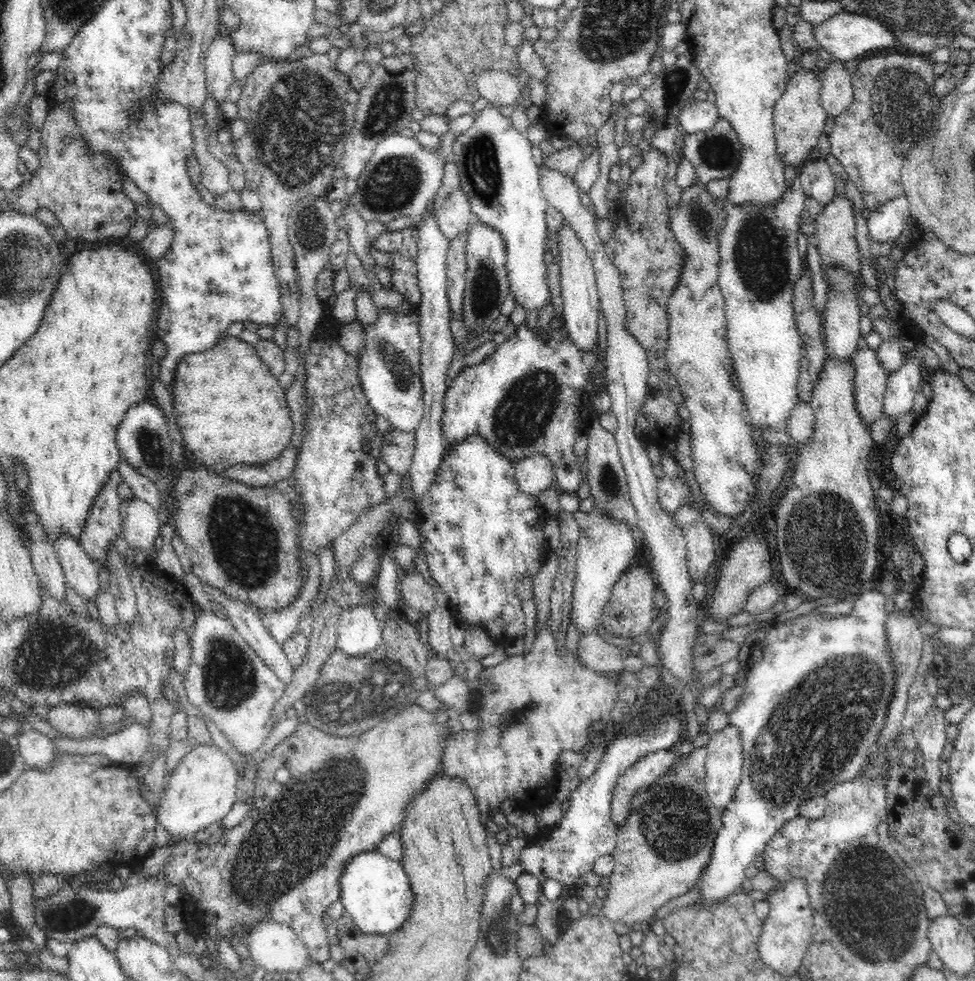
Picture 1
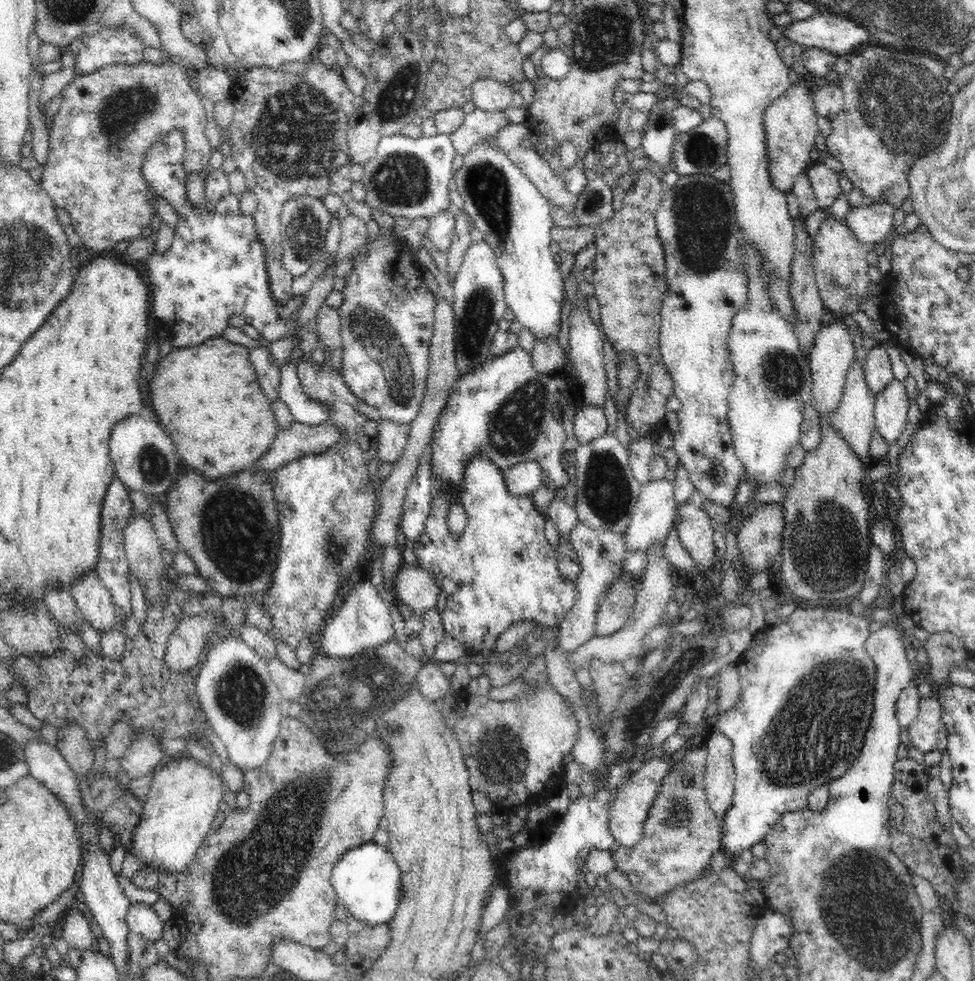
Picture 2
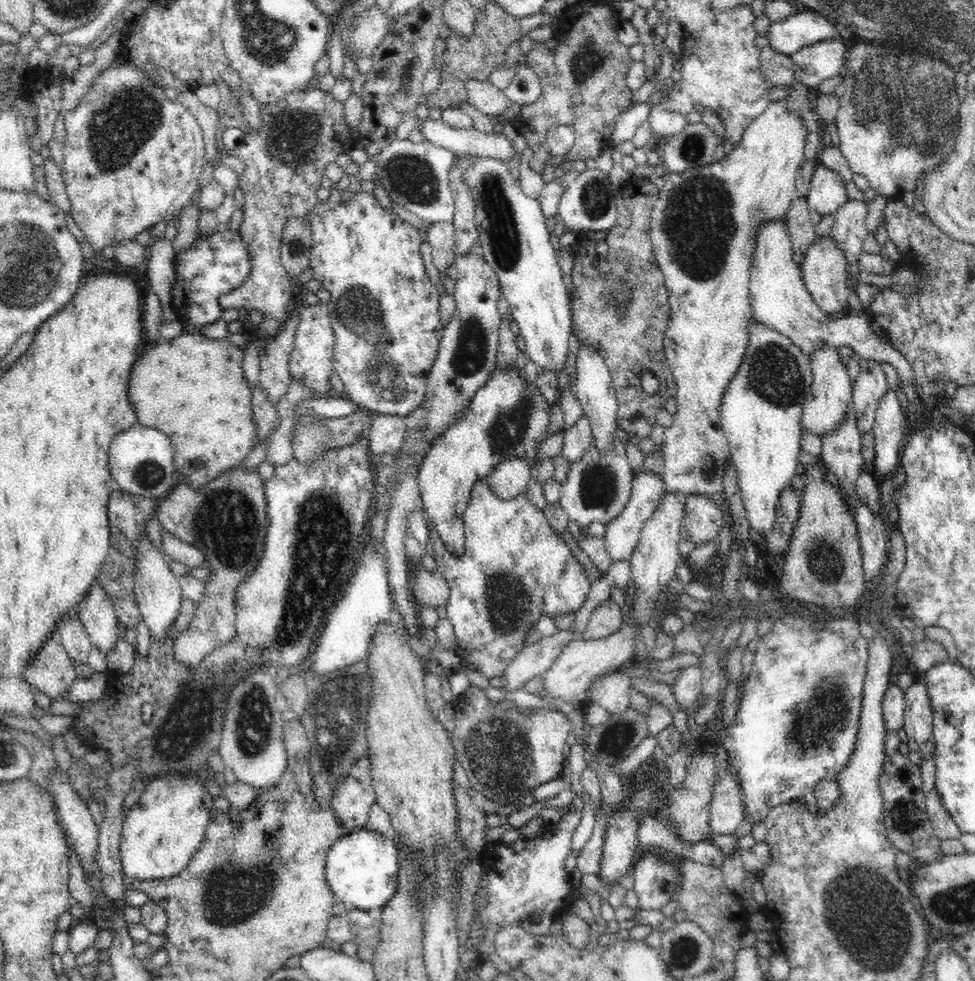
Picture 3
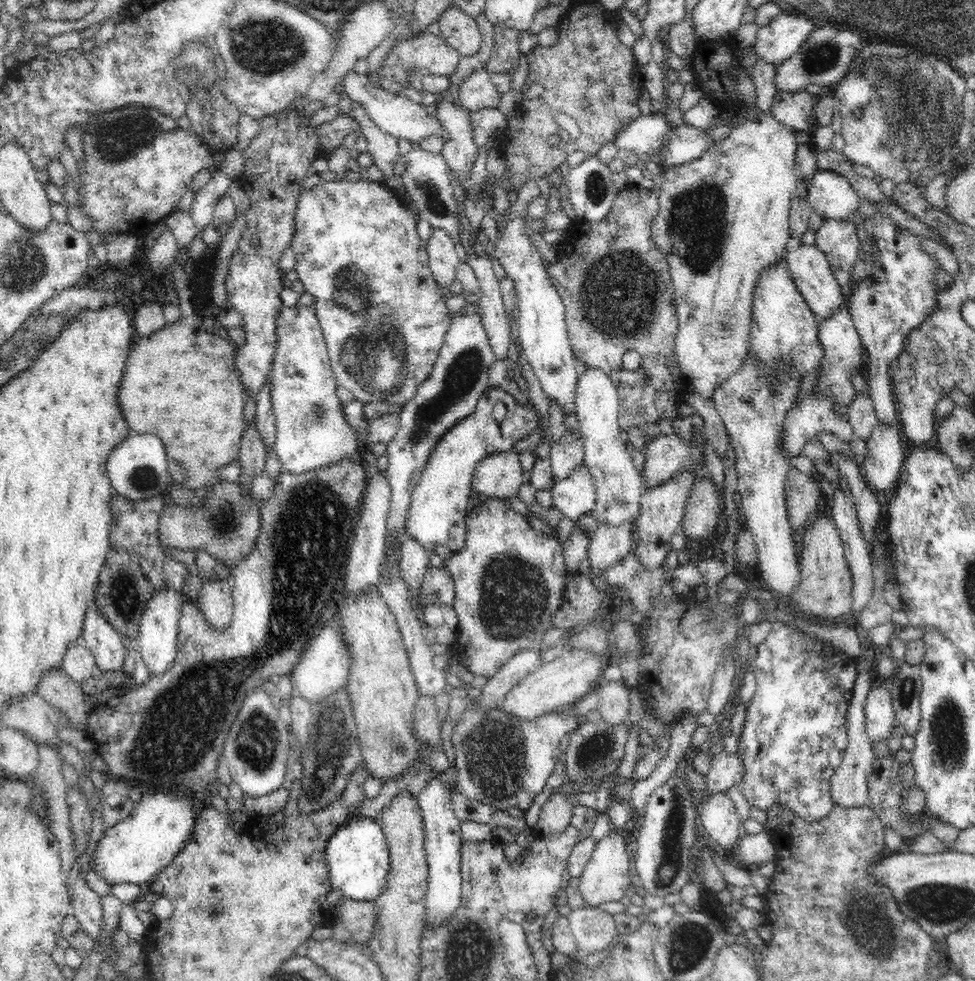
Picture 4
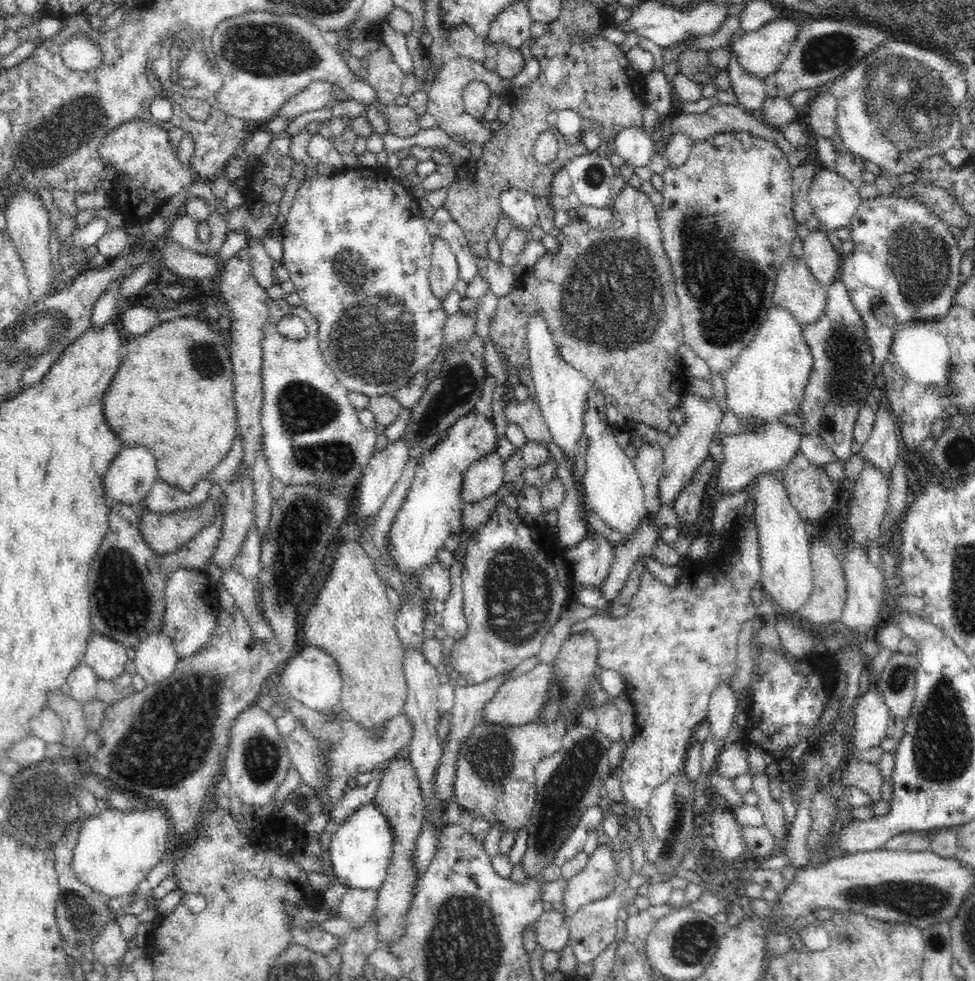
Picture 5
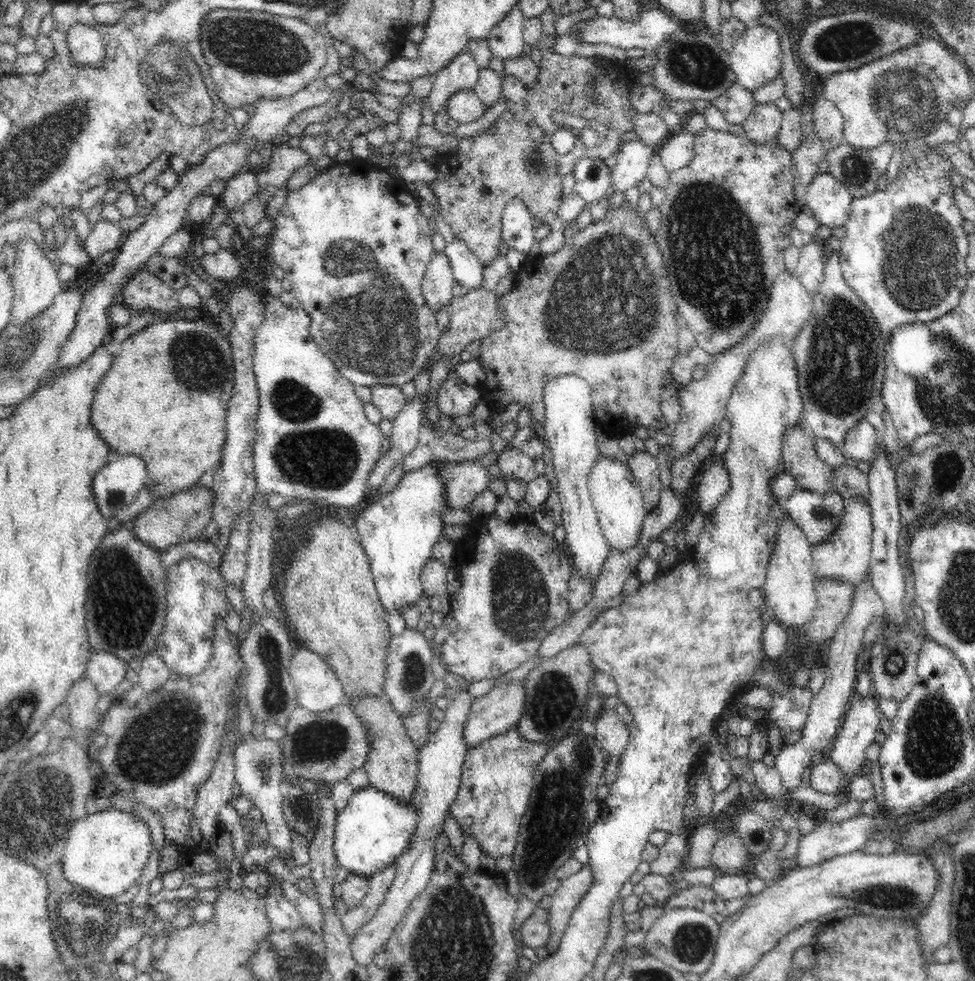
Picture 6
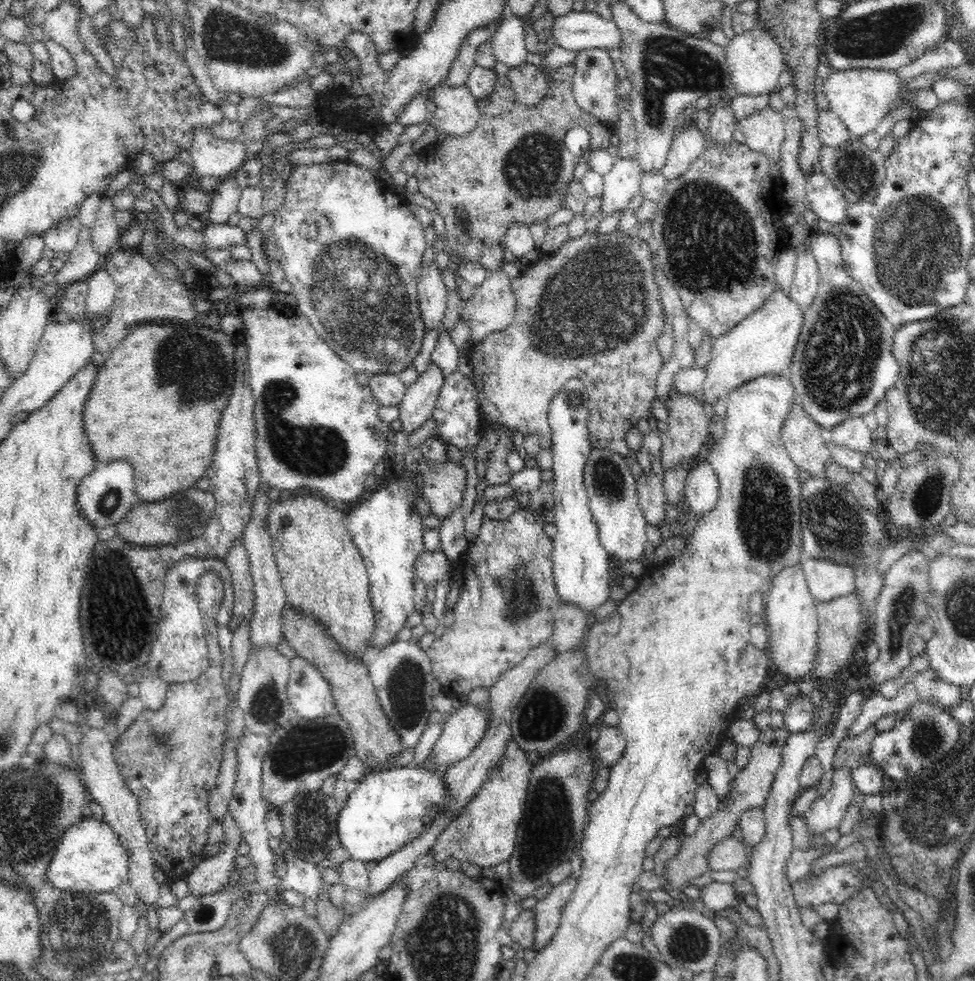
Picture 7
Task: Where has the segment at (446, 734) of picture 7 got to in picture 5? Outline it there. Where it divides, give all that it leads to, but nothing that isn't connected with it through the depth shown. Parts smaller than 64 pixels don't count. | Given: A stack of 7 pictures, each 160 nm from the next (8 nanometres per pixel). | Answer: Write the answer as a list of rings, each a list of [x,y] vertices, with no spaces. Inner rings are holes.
[[[539,663],[533,670],[526,672],[514,679],[508,679],[496,692],[496,696],[486,704],[482,721],[502,726],[524,726],[524,724],[537,721],[540,710],[544,708],[548,690],[550,690],[550,678],[554,674],[552,664]]]

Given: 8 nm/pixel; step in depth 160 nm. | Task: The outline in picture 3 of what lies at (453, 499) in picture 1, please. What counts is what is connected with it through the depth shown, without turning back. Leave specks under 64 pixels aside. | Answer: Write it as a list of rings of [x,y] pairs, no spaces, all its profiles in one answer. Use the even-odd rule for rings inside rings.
[[[480,478],[471,492],[471,497],[468,502],[468,506],[464,512],[463,523],[465,526],[465,550],[462,555],[453,555],[448,552],[443,545],[443,540],[435,532],[433,527],[435,524],[429,522],[429,541],[433,545],[434,560],[436,561],[436,570],[442,575],[442,578],[448,582],[450,587],[450,596],[448,599],[446,614],[449,618],[456,636],[456,648],[454,652],[460,657],[460,659],[471,662],[474,667],[478,668],[487,679],[496,678],[501,676],[508,668],[510,661],[514,660],[516,654],[525,646],[526,638],[532,626],[538,622],[539,618],[542,617],[556,617],[560,614],[566,614],[567,612],[575,613],[586,600],[588,596],[588,588],[590,588],[591,578],[587,576],[585,568],[578,562],[578,559],[570,553],[570,547],[566,545],[558,531],[554,530],[544,513],[534,506],[534,503],[530,502],[530,499],[525,493],[516,495],[511,499],[498,498],[495,492],[492,492],[490,485],[485,481],[484,478]]]

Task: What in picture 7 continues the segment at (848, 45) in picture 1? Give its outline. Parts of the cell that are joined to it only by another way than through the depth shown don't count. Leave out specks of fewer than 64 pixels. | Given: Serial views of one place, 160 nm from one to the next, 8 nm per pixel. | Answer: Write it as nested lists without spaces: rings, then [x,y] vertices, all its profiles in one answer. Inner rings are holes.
[[[759,23],[754,24],[754,28],[735,35],[725,47],[725,55],[730,67],[731,81],[738,95],[756,96],[774,93],[780,74],[787,68],[780,45]]]

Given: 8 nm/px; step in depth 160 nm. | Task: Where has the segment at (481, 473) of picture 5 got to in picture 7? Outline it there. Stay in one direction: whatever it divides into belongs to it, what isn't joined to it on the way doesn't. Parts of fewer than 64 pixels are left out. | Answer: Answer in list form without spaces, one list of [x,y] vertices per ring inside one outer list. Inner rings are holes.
[[[418,449],[405,456],[405,469],[424,477],[423,496],[427,500],[427,513],[445,519],[463,499],[467,472],[461,463],[429,462]]]

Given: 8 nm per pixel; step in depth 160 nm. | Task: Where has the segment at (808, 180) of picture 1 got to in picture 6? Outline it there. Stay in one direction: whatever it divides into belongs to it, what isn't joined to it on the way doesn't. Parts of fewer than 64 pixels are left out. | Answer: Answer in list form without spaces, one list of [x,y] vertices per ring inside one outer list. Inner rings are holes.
[[[828,172],[819,173],[808,188],[806,206],[812,210],[814,218],[820,225],[830,229],[843,228],[849,218],[853,198],[842,182]]]

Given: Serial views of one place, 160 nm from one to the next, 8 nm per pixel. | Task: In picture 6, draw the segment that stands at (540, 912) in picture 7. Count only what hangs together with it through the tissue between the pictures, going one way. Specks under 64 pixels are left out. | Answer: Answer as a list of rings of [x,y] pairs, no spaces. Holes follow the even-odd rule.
[[[584,865],[576,874],[571,874],[561,881],[560,886],[551,896],[552,902],[548,911],[549,937],[545,944],[549,952],[554,952],[561,941],[562,933],[568,928],[568,920],[582,900],[583,894],[590,888],[593,876],[590,865]]]

